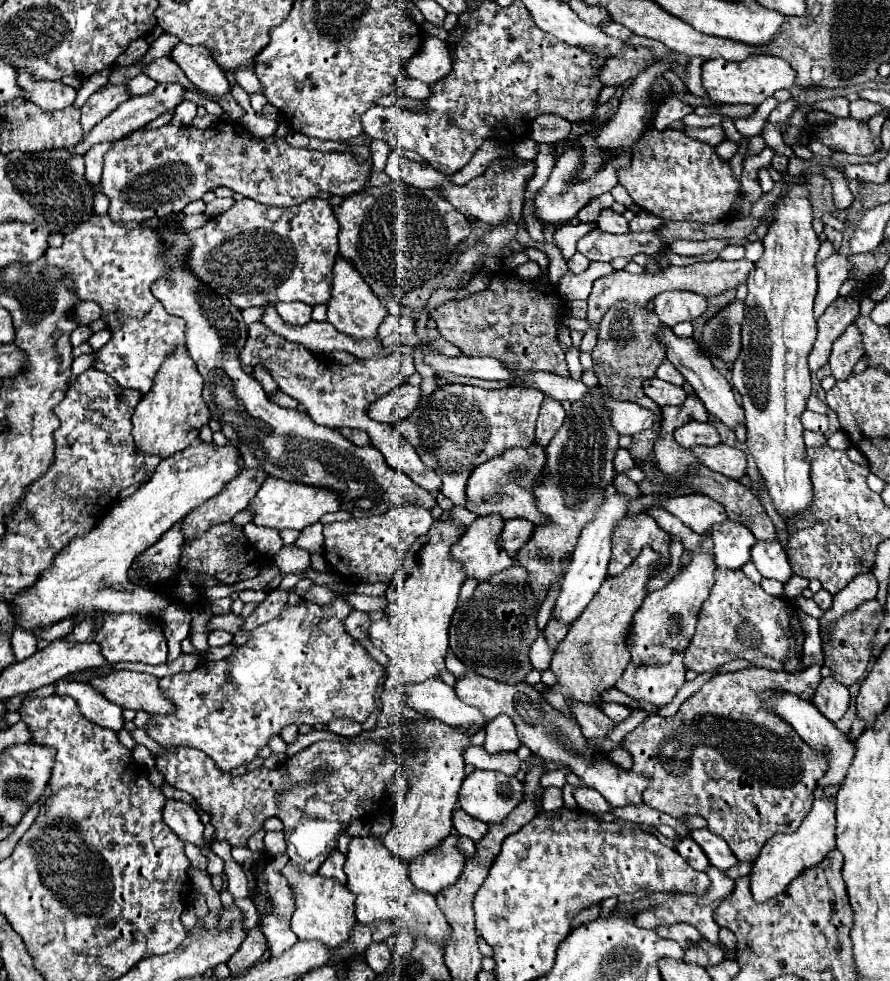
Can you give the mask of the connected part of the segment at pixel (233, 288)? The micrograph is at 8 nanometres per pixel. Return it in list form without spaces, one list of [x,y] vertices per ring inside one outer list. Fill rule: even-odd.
[[[242,198],[230,210],[226,210],[224,214],[210,218],[202,228],[196,228],[196,230],[190,230],[190,232],[184,234],[192,242],[192,246],[188,250],[188,258],[186,258],[186,268],[192,270],[192,274],[196,278],[200,278],[200,282],[208,284],[218,294],[224,294],[238,310],[244,310],[244,308],[250,308],[250,306],[262,306],[262,304],[294,302],[294,300],[306,302],[310,306],[314,306],[314,304],[326,304],[328,302],[328,290],[330,290],[330,284],[332,284],[332,262],[334,262],[336,254],[338,254],[338,230],[340,230],[340,224],[338,224],[338,218],[334,214],[334,206],[328,200],[324,200],[324,198],[310,198],[310,200],[306,200],[306,202],[298,204],[298,206],[290,206],[290,208],[266,206],[266,204],[260,204],[256,200]]]

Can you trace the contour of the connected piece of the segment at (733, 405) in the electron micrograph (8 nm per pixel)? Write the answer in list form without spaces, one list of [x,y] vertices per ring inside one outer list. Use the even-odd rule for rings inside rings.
[[[670,328],[664,330],[664,334],[660,334],[660,338],[664,338],[664,344],[668,346],[668,354],[666,358],[682,372],[682,376],[686,378],[686,382],[694,388],[694,392],[698,394],[698,398],[704,402],[706,410],[710,414],[714,414],[716,418],[720,418],[728,428],[736,428],[738,424],[746,424],[744,420],[744,408],[736,402],[734,398],[734,392],[732,392],[732,386],[728,384],[728,380],[712,366],[712,362],[704,356],[698,354],[696,350],[696,340],[694,338],[676,338],[672,334]]]

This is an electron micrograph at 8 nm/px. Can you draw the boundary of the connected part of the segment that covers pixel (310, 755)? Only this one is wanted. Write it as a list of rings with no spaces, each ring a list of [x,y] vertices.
[[[372,740],[360,744],[316,742],[274,770],[260,766],[238,778],[218,770],[212,758],[194,748],[166,750],[156,760],[156,766],[170,786],[192,794],[198,806],[210,814],[216,840],[228,840],[232,846],[246,846],[246,840],[262,828],[266,816],[278,816],[284,822],[286,852],[274,858],[268,856],[262,870],[270,912],[260,916],[258,926],[268,940],[270,956],[280,956],[298,942],[290,928],[294,892],[282,868],[286,864],[296,864],[302,872],[316,874],[320,864],[336,848],[336,834],[346,830],[352,820],[375,813],[378,802],[380,806],[385,797],[386,788],[400,772],[398,758]]]

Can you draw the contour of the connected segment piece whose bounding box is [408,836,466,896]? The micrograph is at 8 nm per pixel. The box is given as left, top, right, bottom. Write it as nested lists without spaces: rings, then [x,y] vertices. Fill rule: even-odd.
[[[448,836],[436,850],[424,854],[424,858],[416,858],[416,862],[408,866],[410,880],[418,890],[436,896],[444,888],[456,884],[464,862],[464,856],[456,850],[456,838]]]

